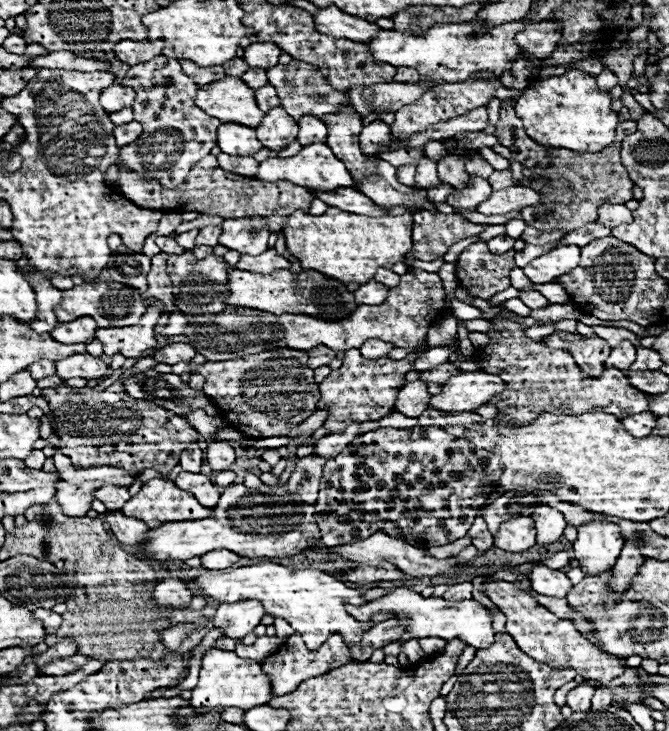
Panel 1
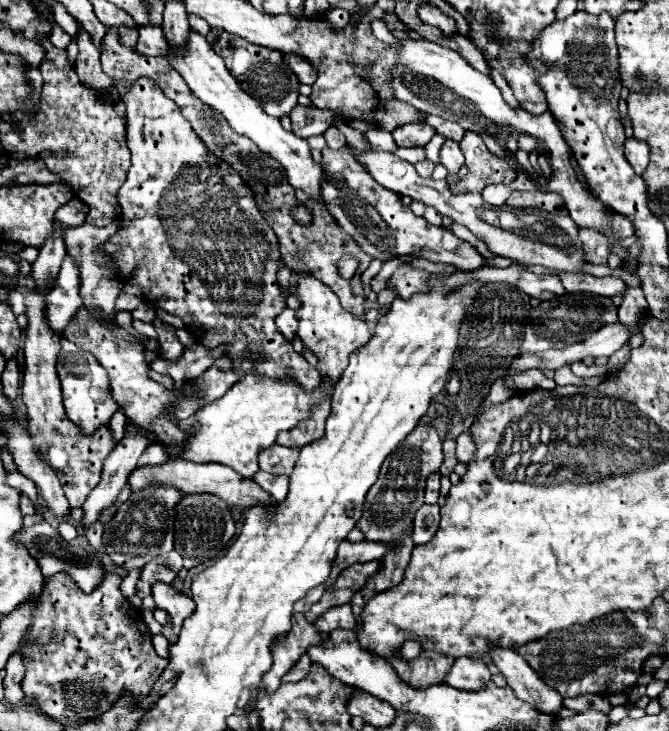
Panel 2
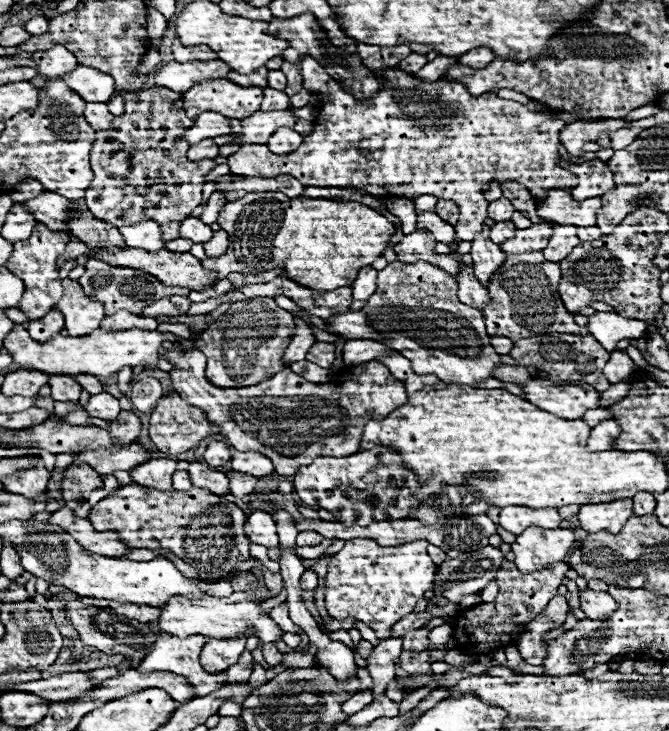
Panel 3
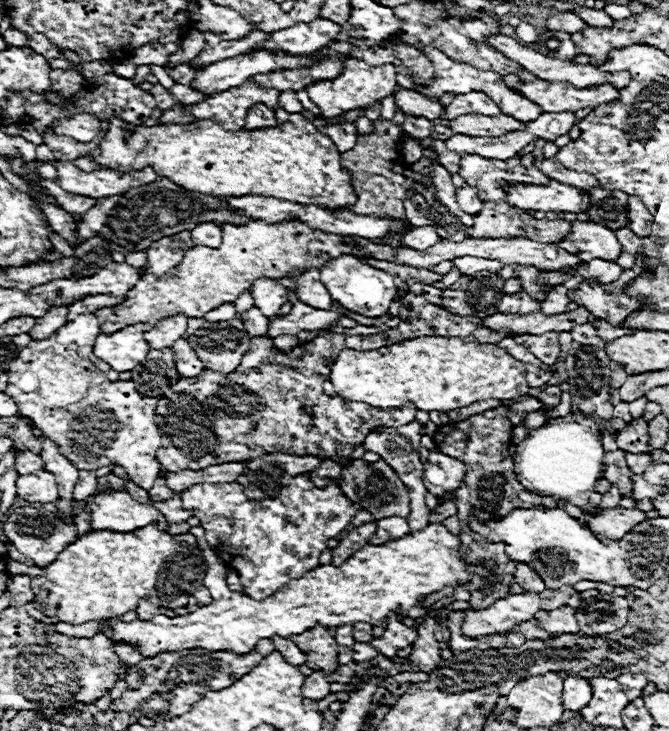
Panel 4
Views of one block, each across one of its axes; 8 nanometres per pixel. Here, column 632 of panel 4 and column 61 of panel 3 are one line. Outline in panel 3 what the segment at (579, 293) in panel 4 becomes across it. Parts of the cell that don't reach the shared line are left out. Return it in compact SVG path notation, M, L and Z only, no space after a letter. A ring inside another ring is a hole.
M64 278L62 284L64 284L64 296L60 302L54 304L54 310L60 310L64 314L68 334L70 336L92 334L92 330L100 328L100 322L106 316L102 304L88 300L82 294L78 282Z

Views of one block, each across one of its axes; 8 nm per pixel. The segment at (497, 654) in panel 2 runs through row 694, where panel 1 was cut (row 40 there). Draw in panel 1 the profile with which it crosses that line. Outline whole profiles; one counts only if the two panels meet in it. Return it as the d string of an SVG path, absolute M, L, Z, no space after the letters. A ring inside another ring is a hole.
M542 20L528 24L526 30L516 34L518 46L538 60L548 58L556 50L560 38L562 38L562 30L556 20Z

